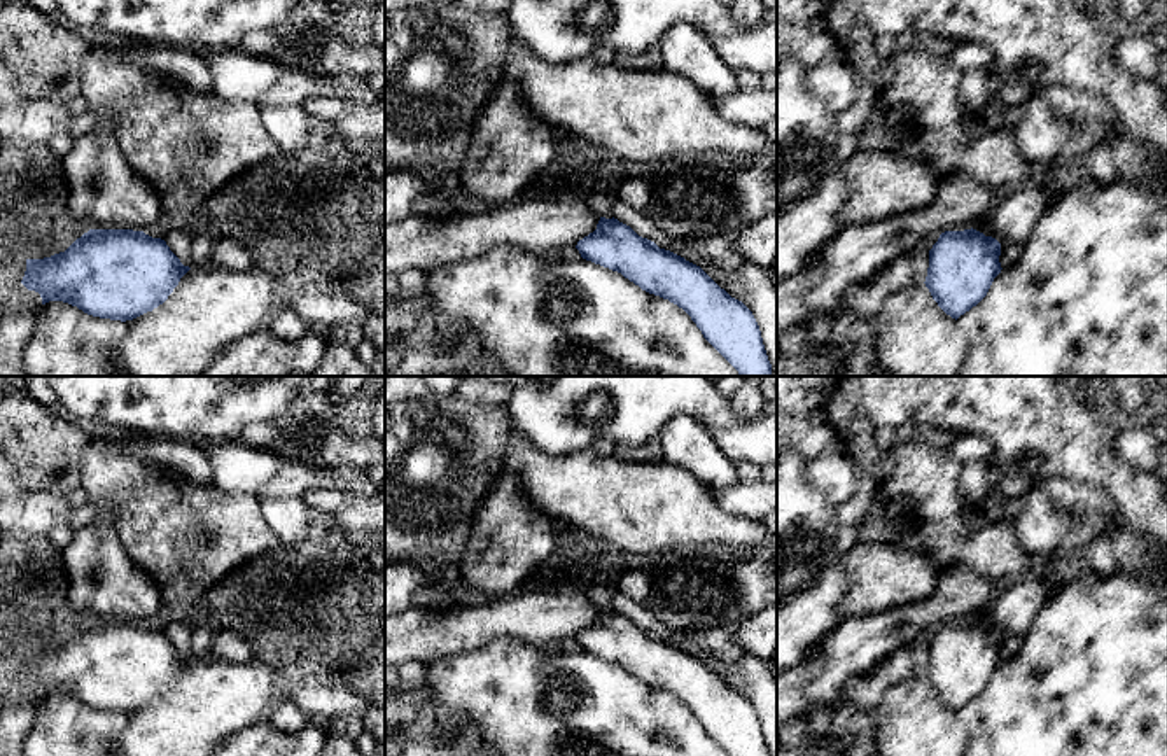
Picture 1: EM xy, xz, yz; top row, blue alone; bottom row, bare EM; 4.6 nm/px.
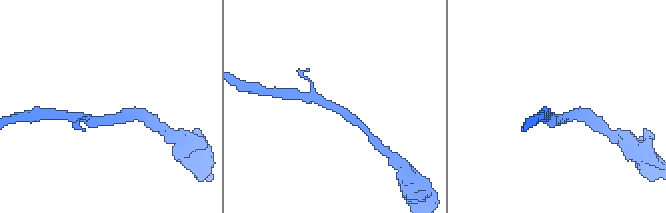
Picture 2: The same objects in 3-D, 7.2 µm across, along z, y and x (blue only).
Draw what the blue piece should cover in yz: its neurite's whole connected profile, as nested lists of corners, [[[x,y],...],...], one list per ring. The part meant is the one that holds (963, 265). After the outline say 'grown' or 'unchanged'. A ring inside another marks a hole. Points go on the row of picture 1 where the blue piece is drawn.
[[[976,229],[945,231],[929,250],[926,287],[938,306],[959,318],[976,306],[1001,273],[1001,243]]]; unchanged

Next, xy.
[[[89,229],[65,252],[44,259],[26,259],[21,284],[49,301],[63,301],[87,315],[133,320],[163,304],[189,271],[164,240],[133,229]]]; unchanged

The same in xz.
[[[600,217],[597,229],[576,248],[583,259],[618,271],[642,290],[682,308],[740,376],[772,376],[752,312],[700,266],[660,248],[614,217]]]; unchanged

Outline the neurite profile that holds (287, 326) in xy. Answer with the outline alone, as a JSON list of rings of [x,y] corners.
[[[289,306],[283,308],[271,322],[269,332],[282,341],[299,340],[310,331],[310,326],[299,317],[299,313]]]

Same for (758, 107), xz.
[[[758,88],[712,96],[716,108],[730,121],[763,128],[777,117],[777,89]]]

